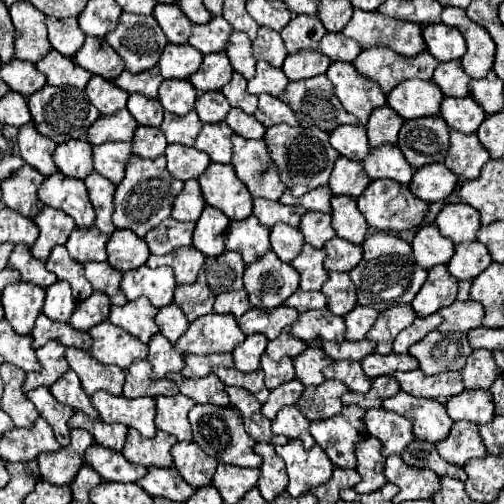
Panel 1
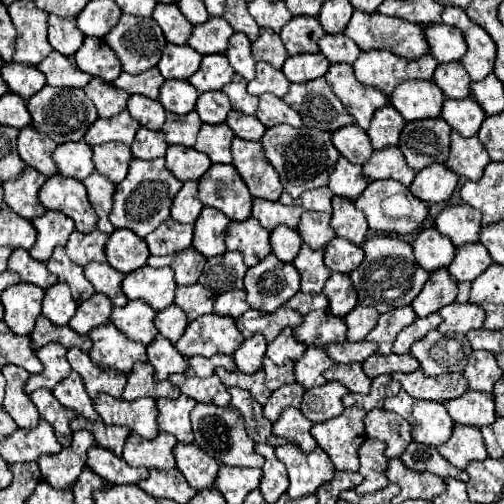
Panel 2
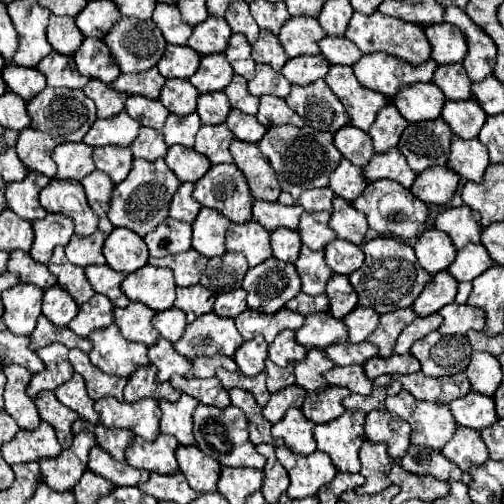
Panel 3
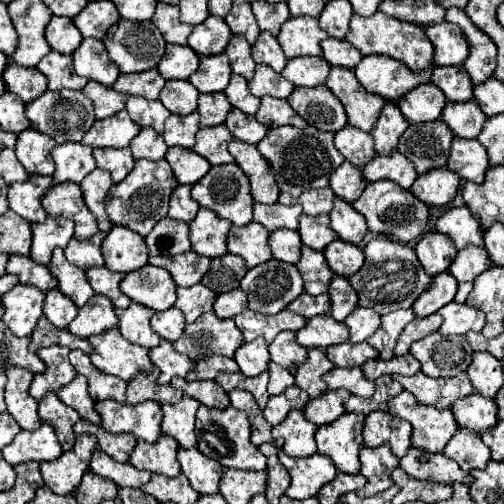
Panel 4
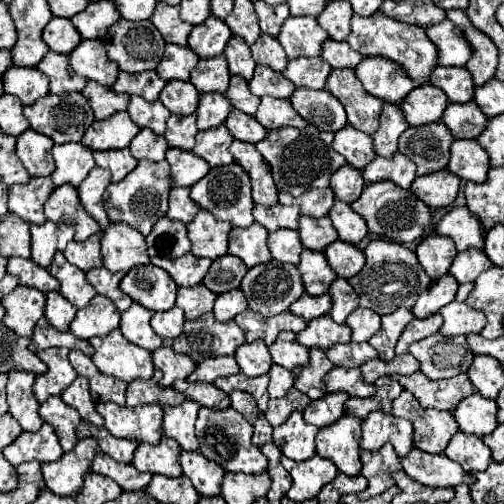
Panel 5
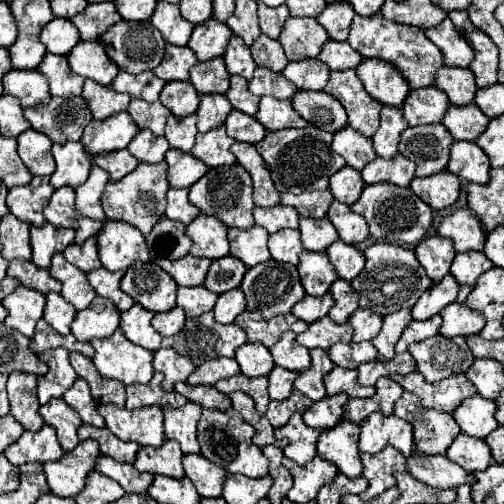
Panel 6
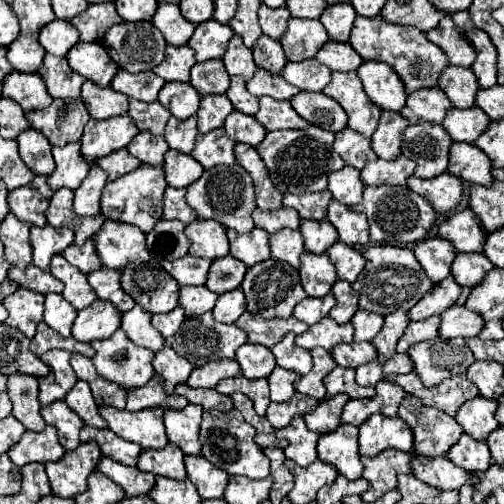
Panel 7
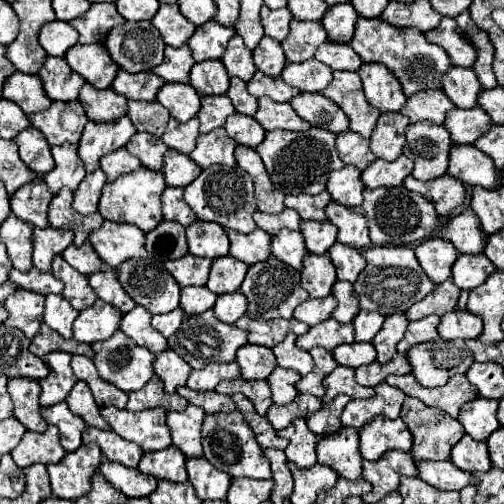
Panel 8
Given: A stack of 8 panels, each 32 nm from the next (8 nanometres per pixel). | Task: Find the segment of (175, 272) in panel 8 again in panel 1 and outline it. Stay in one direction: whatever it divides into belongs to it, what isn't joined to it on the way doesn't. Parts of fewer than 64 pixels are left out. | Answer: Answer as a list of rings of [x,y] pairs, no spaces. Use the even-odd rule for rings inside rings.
[[[194,246],[176,248],[164,256],[150,256],[148,266],[170,266],[174,270],[174,278],[178,284],[192,284],[204,264],[204,254]]]

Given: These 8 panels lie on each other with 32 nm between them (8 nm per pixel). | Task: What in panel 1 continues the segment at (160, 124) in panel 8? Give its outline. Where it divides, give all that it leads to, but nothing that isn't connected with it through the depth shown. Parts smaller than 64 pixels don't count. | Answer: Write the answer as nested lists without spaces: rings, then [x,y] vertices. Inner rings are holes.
[[[134,92],[134,94],[130,94],[126,108],[136,118],[136,122],[142,124],[142,126],[158,128],[162,124],[164,108],[162,108],[162,104],[158,100],[150,100],[144,94]]]

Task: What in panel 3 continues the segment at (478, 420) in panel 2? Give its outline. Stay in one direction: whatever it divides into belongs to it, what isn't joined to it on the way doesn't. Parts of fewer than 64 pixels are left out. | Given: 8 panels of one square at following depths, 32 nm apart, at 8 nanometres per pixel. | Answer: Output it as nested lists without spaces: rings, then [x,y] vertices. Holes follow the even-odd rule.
[[[468,392],[468,396],[462,396],[460,400],[454,400],[448,406],[454,420],[460,426],[482,430],[498,420],[494,410],[494,400],[480,392]]]

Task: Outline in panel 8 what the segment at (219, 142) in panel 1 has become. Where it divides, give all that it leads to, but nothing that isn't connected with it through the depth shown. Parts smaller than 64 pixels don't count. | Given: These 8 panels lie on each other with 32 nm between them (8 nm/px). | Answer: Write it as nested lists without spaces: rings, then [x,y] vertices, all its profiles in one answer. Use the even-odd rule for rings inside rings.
[[[216,128],[208,134],[200,134],[198,136],[198,144],[192,150],[190,158],[202,166],[208,168],[212,164],[222,164],[222,166],[234,166],[234,148],[236,142],[232,138],[228,138],[224,128]]]

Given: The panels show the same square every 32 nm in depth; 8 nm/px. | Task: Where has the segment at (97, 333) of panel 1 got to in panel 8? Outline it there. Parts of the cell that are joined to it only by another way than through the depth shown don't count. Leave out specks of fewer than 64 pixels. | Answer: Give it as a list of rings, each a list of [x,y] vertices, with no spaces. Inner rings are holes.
[[[116,330],[108,340],[102,342],[94,342],[92,344],[96,356],[94,356],[94,364],[98,368],[98,374],[108,380],[110,384],[118,386],[124,392],[134,392],[140,390],[152,376],[154,376],[154,354],[148,352],[146,348],[140,348],[138,344],[134,344],[122,330]]]

